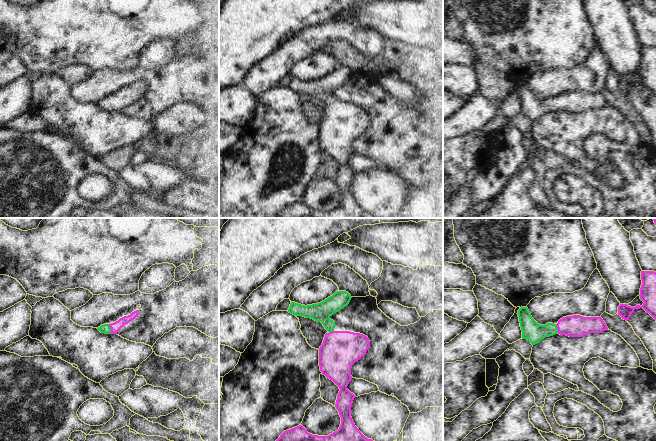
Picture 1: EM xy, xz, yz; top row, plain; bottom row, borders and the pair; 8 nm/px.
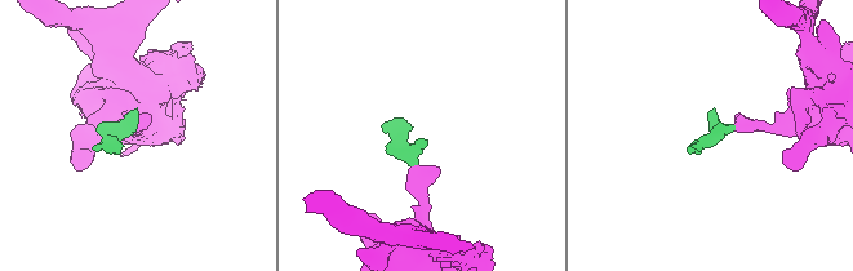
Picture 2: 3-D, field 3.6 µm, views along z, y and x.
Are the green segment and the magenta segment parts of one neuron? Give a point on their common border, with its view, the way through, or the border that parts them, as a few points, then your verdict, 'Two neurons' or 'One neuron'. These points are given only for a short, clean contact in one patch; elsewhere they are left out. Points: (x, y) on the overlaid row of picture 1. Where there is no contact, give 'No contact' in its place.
Touches green at xy (110, 329). Path across: xy (105, 328), (110, 329), (116, 326). One neuron

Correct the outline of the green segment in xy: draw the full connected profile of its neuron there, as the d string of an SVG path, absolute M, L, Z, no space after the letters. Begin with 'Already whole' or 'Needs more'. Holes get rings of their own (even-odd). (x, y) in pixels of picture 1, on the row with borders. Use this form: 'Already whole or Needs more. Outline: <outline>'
Needs more. Outline: M136 310L136 311L132 312L130 315L128 315L128 316L124 316L124 317L120 318L118 321L116 321L114 323L101 325L97 329L101 333L105 333L105 334L117 334L117 332L124 325L128 324L130 321L134 320L138 316L138 311L139 310Z

